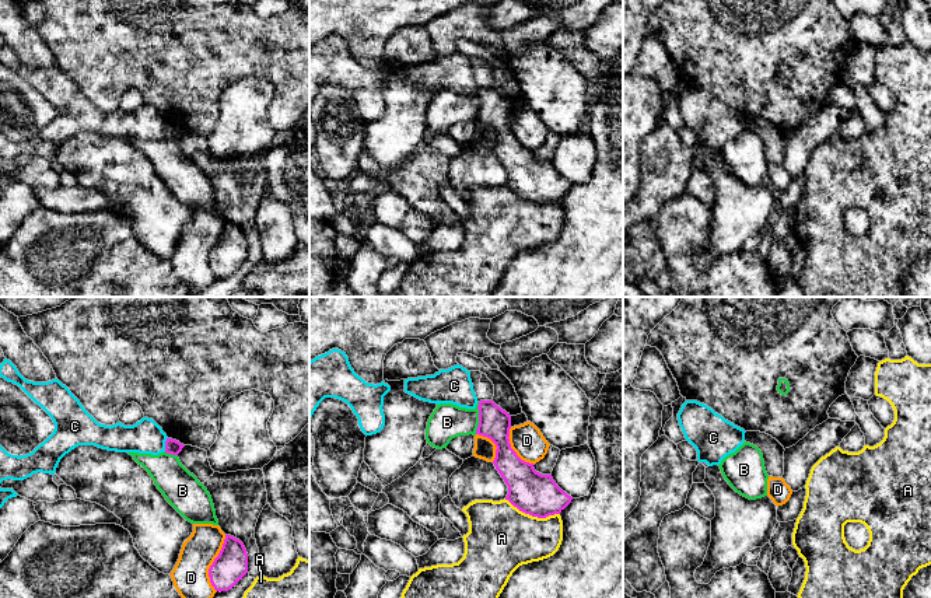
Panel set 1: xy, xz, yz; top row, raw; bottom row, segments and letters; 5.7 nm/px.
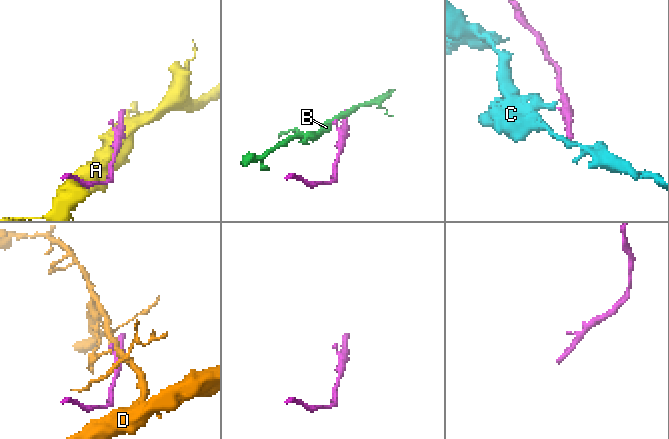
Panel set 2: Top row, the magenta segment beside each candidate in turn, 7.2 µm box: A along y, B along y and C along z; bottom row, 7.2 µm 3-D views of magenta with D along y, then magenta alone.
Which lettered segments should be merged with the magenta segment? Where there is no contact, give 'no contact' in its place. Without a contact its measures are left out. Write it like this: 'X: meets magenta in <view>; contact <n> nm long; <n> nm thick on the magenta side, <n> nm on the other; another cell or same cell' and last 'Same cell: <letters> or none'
A: meets magenta in xz; contact 340 nm long; 240 nm thick on the magenta side, 380 nm on the other; another cell
B: meets magenta in xz; contact 190 nm long; 190 nm thick on the magenta side, 200 nm on the other; another cell
C: meets magenta in xy; contact 80 nm long; 90 nm thick on the magenta side, 190 nm on the other; another cell
D: meets magenta in xy; contact 340 nm long; 190 nm thick on the magenta side, 200 nm on the other; another cell
Same cell: none

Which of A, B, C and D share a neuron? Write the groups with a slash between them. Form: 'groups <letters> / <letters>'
groups A / B / C / D

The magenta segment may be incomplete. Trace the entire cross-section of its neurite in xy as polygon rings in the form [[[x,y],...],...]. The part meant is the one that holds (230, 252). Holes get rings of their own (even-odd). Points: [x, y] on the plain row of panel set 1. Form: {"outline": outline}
{"outline": [[[225,221],[223,234],[209,255],[210,269],[216,277],[231,276],[248,259],[248,239],[244,230]]]}

